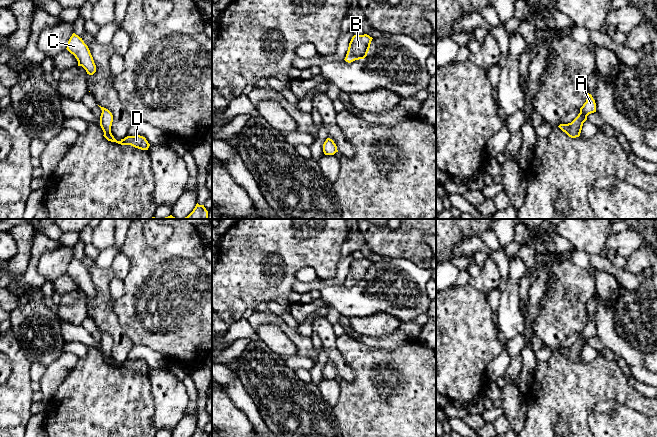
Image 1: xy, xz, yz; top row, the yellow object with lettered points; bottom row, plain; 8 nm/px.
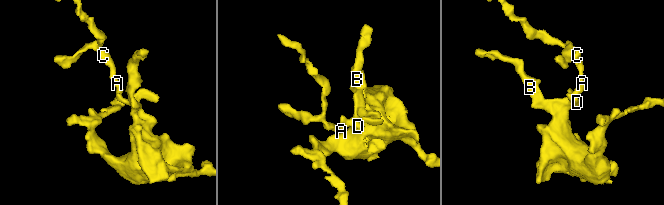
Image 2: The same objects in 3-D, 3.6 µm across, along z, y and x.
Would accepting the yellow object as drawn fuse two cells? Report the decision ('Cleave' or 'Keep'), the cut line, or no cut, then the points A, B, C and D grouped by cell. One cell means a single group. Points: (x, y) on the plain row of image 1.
Keep. No split. Groups: A B C D

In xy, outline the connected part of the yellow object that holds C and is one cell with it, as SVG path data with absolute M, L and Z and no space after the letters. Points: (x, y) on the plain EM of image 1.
M73 257L68 265L66 273L75 280L78 285L78 290L82 290L87 298L93 299L96 296L96 289L93 281L82 262Z

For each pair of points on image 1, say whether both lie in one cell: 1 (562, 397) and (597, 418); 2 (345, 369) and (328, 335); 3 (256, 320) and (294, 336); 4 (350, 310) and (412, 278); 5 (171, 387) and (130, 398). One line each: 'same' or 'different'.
1: different
2: same
3: same
4: same
5: different

